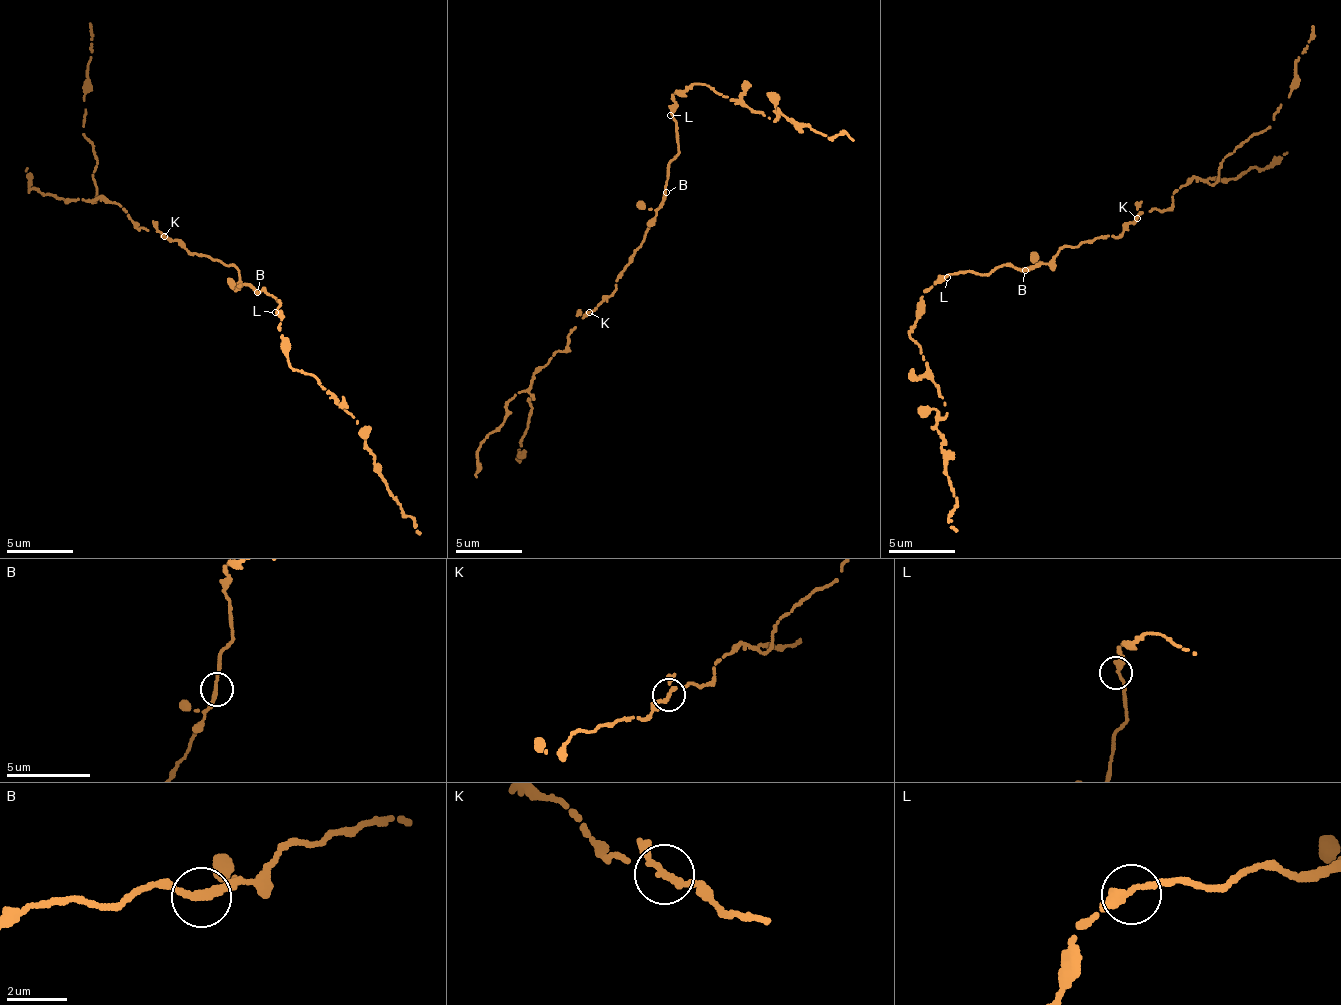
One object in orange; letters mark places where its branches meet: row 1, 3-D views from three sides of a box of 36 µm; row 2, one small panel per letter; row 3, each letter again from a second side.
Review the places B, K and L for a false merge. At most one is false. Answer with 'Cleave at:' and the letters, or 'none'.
Cleave at: none

